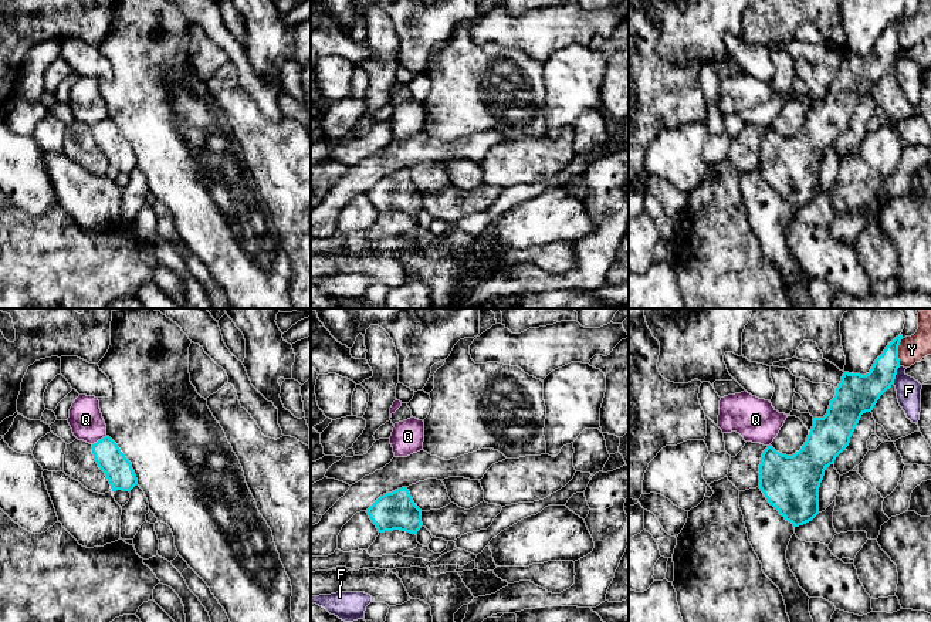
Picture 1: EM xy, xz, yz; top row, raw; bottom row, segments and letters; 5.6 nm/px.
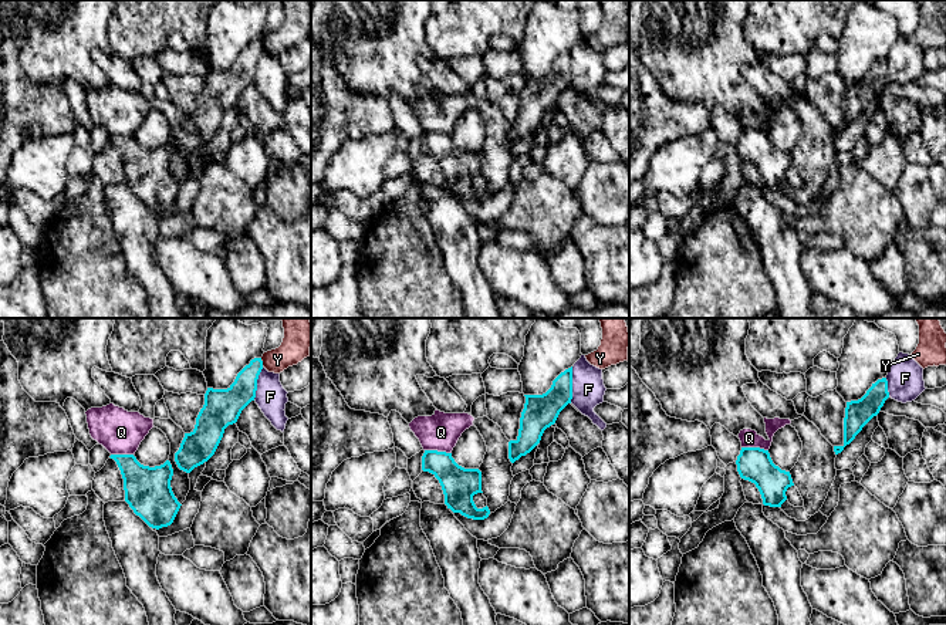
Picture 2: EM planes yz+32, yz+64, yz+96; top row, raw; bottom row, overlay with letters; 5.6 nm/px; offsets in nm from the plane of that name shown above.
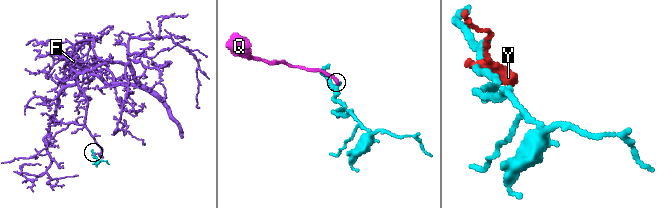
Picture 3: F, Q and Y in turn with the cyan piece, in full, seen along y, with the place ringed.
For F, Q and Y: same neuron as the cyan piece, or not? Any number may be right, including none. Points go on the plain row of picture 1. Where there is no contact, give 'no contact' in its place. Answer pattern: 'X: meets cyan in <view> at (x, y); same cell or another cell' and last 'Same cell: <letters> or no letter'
F: meets cyan in yz at (896, 56); another cell
Q: meets cyan in xy at (98, 122); another cell
Y: meets cyan in yz at (897, 34); another cell
Same cell: no letter

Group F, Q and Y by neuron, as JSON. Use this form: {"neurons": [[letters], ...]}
{"neurons": [["F"], ["Q"], ["Y"]]}

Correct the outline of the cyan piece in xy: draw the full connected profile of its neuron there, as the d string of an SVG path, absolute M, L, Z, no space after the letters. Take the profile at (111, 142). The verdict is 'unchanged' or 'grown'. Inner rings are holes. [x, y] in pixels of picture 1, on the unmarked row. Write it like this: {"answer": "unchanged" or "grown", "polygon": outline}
{"answer": "unchanged", "polygon": "M109 118L92 126L92 136L98 149L105 155L112 173L131 173L138 166L131 143Z"}

